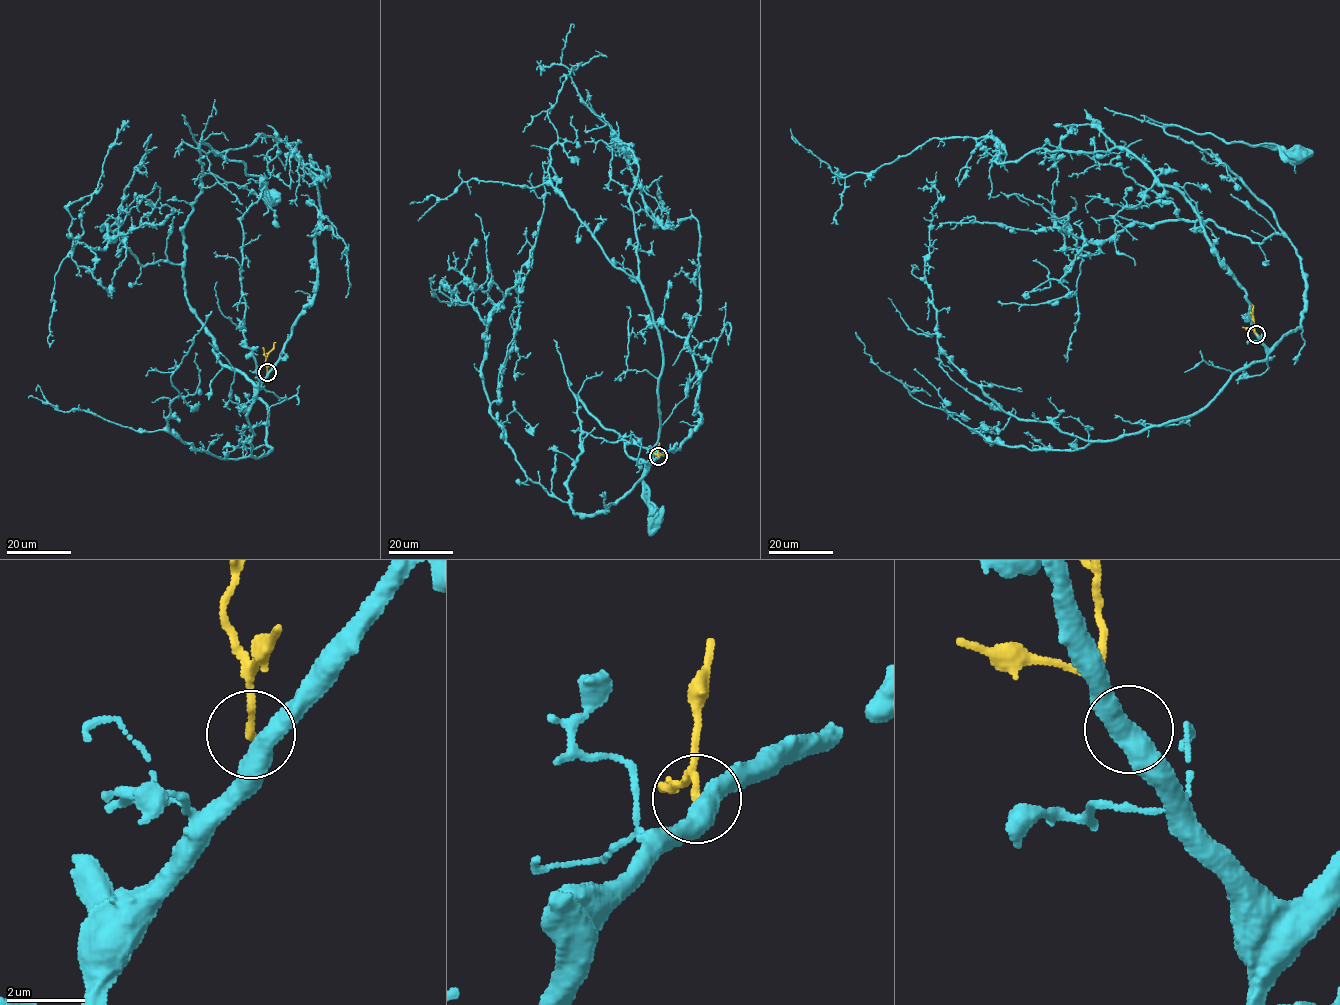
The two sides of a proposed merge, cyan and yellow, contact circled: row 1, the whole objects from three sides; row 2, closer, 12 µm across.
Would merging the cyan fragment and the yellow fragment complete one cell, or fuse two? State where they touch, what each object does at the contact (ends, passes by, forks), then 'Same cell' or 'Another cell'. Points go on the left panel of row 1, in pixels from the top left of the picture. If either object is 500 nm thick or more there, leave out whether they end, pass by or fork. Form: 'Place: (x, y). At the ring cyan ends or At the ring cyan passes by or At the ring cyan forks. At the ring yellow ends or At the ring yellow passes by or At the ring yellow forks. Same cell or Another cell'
Place: (267, 372). Another cell

